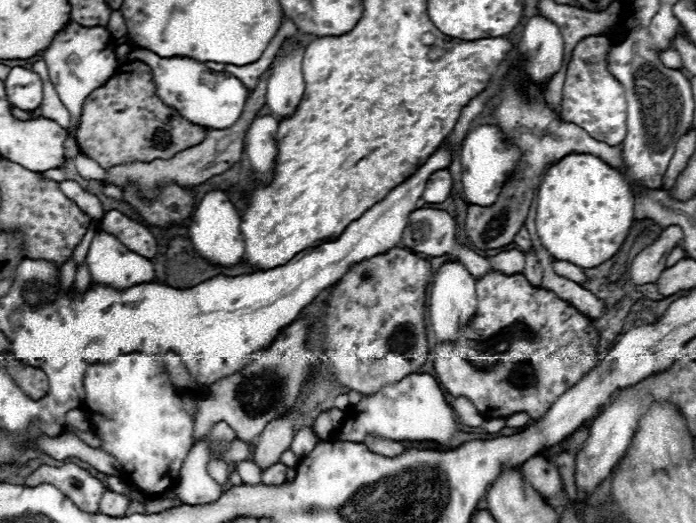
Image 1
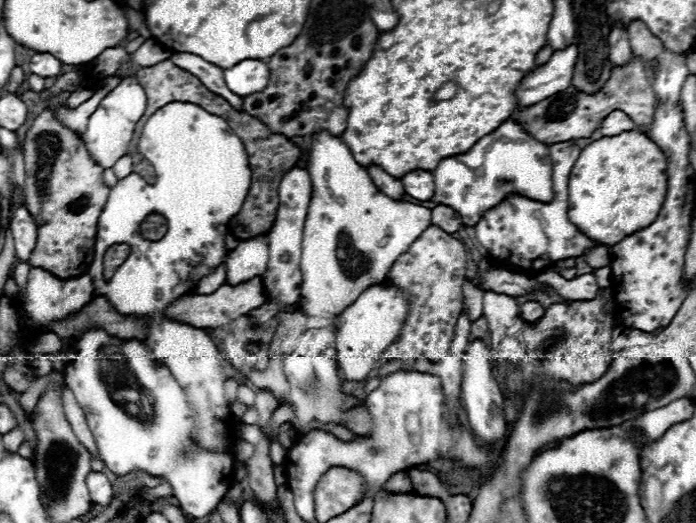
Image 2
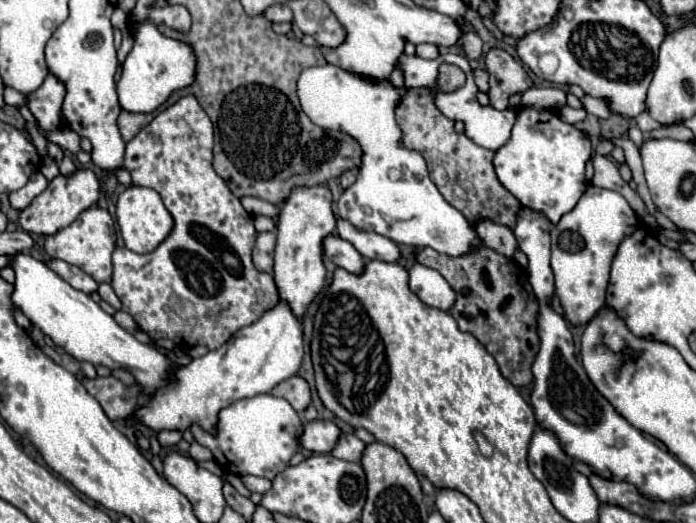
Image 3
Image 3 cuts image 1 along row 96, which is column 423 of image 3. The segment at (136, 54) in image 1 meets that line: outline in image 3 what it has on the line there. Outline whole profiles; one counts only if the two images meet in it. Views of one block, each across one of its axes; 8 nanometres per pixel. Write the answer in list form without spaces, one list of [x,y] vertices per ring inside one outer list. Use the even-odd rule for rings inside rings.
[[[332,64],[306,68],[298,80],[298,98],[300,98],[302,110],[306,112],[306,116],[320,128],[340,130],[340,132],[350,134],[352,138],[356,138],[360,142],[360,146],[364,150],[358,180],[348,190],[344,190],[344,194],[340,196],[340,200],[336,204],[338,216],[342,220],[350,222],[358,230],[376,232],[380,236],[394,240],[396,244],[410,244],[416,248],[430,246],[436,252],[442,252],[448,256],[462,256],[462,254],[470,252],[470,248],[480,246],[482,242],[480,242],[476,230],[468,224],[468,220],[442,198],[436,184],[428,176],[424,158],[414,150],[402,148],[402,132],[396,124],[394,110],[396,110],[400,98],[404,96],[404,92],[406,92],[404,88],[394,88],[388,80],[368,82],[368,80],[356,78],[350,72],[346,72],[338,66],[332,66]]]

